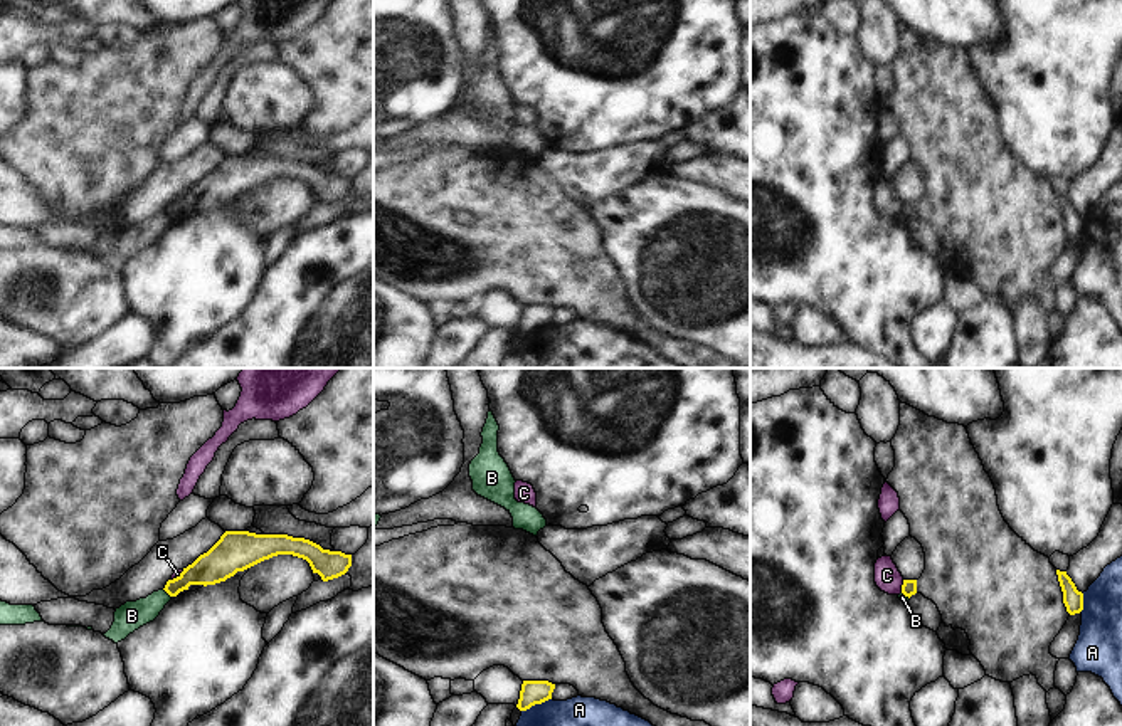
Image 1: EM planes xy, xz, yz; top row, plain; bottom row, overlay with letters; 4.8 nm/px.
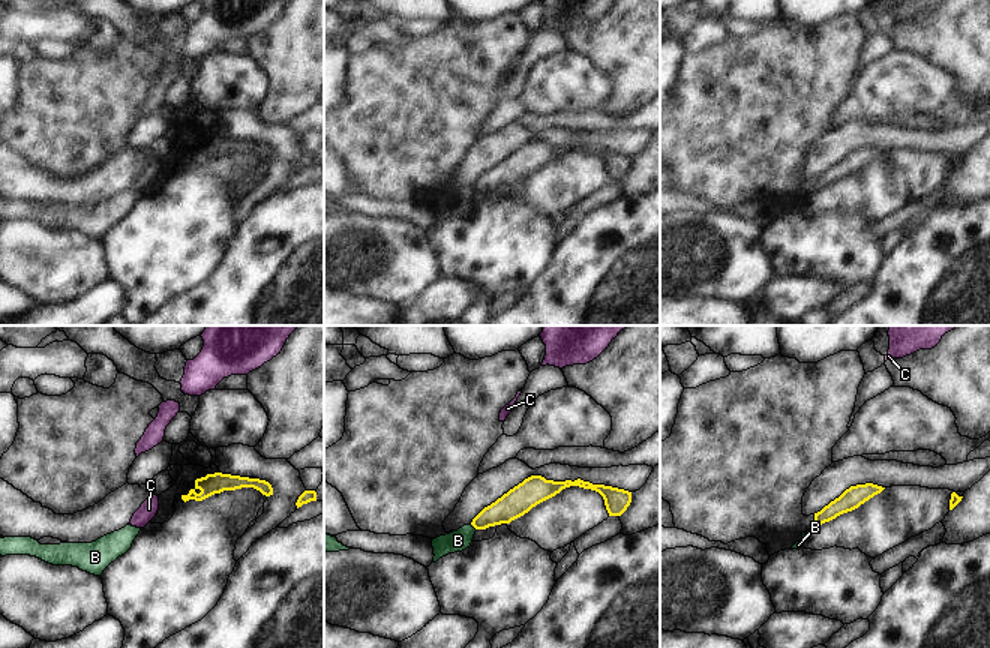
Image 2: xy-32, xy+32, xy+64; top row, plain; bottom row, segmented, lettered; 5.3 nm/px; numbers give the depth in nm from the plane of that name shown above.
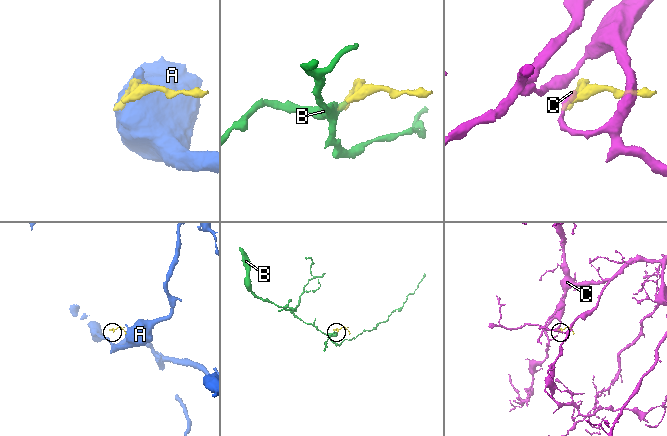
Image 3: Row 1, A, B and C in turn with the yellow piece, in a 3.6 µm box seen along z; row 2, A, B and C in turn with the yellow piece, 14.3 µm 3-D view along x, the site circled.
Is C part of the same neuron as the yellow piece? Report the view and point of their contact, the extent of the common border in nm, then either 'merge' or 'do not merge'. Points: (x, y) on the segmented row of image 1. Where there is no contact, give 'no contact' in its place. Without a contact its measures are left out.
yz (902, 587) | 70 nm | do not merge

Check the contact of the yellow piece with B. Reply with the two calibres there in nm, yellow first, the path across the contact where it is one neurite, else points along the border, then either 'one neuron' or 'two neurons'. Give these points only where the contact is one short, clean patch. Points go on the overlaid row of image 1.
160/140 nm | along xy (164, 589), (170, 597) | two neurons

